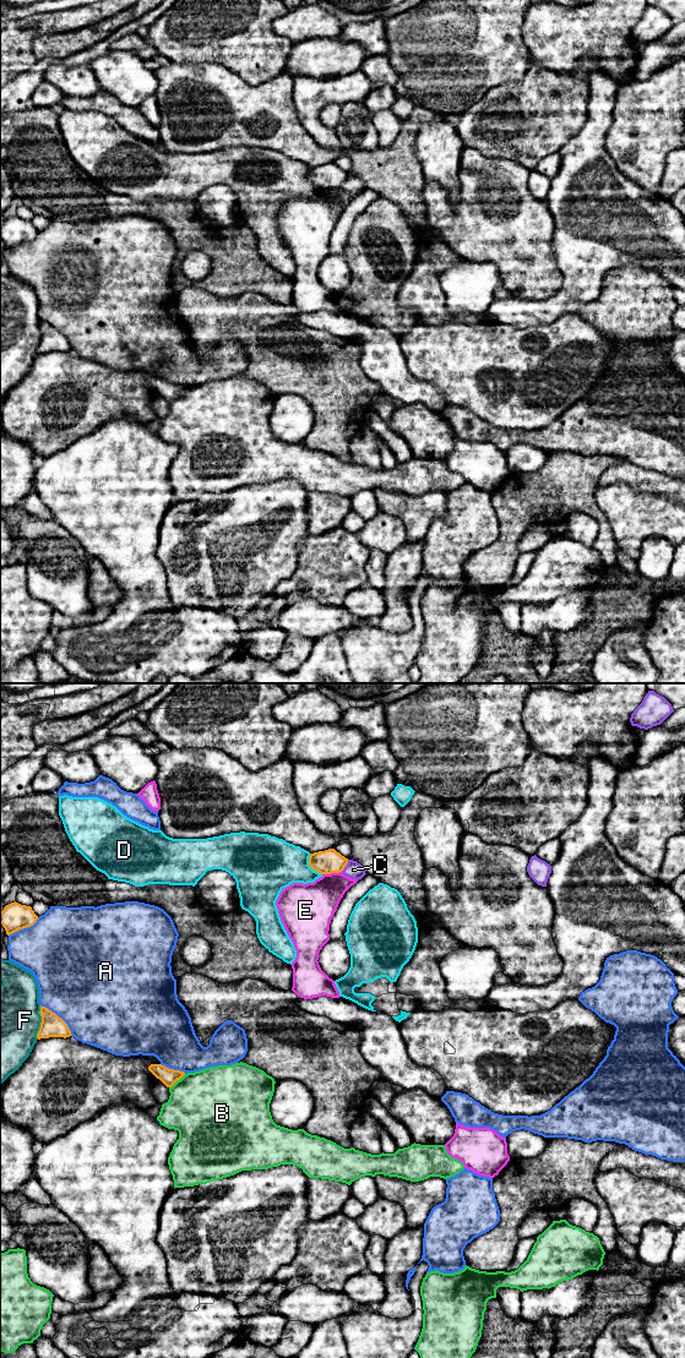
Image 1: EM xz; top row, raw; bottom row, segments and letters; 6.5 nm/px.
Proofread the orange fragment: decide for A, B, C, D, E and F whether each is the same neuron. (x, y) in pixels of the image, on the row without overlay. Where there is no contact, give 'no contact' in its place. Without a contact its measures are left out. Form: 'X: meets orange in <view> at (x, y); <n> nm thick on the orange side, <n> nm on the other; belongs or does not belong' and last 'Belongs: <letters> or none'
A: meets orange in xz at (58, 331); 150 nm thick on the orange side, 500 nm on the other; does not belong
B: meets orange in xz at (177, 394); 110 nm thick on the orange side, 480 nm on the other; does not belong
C: meets orange in xz at (346, 179); 160 nm thick on the orange side, 120 nm on the other; does not belong
D: meets orange in xz at (310, 180); 160 nm thick on the orange side, 340 nm on the other; does not belong
E: meets orange in xz at (331, 186); 160 nm thick on the orange side, 300 nm on the other; does not belong
F: meets orange in xz at (41, 337); 150 nm thick on the orange side, 480 nm on the other; does not belong
Belongs: none

